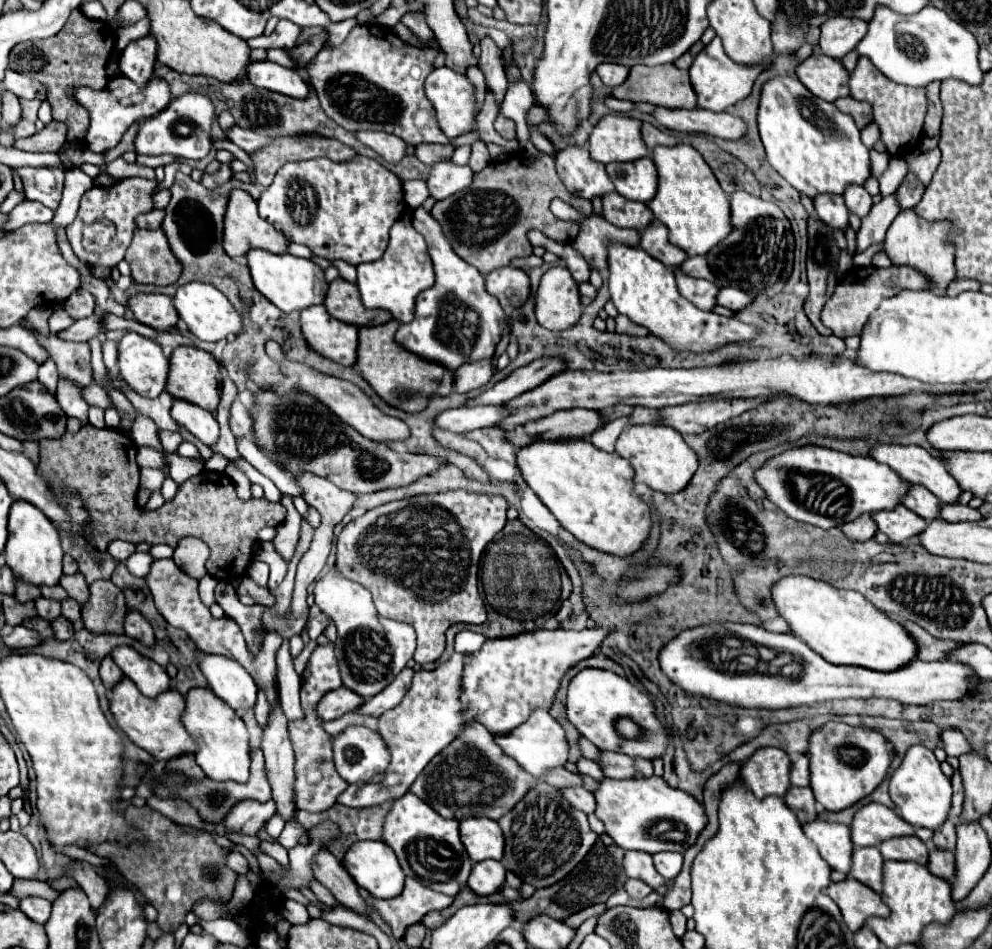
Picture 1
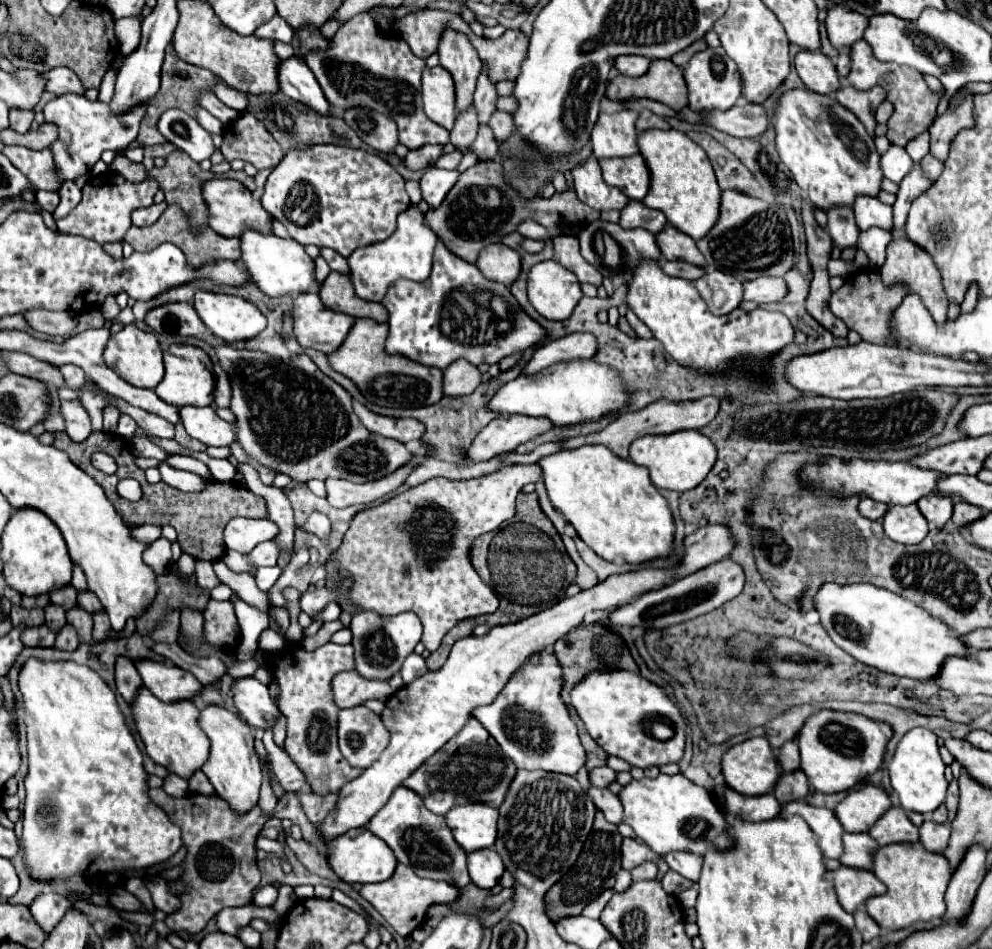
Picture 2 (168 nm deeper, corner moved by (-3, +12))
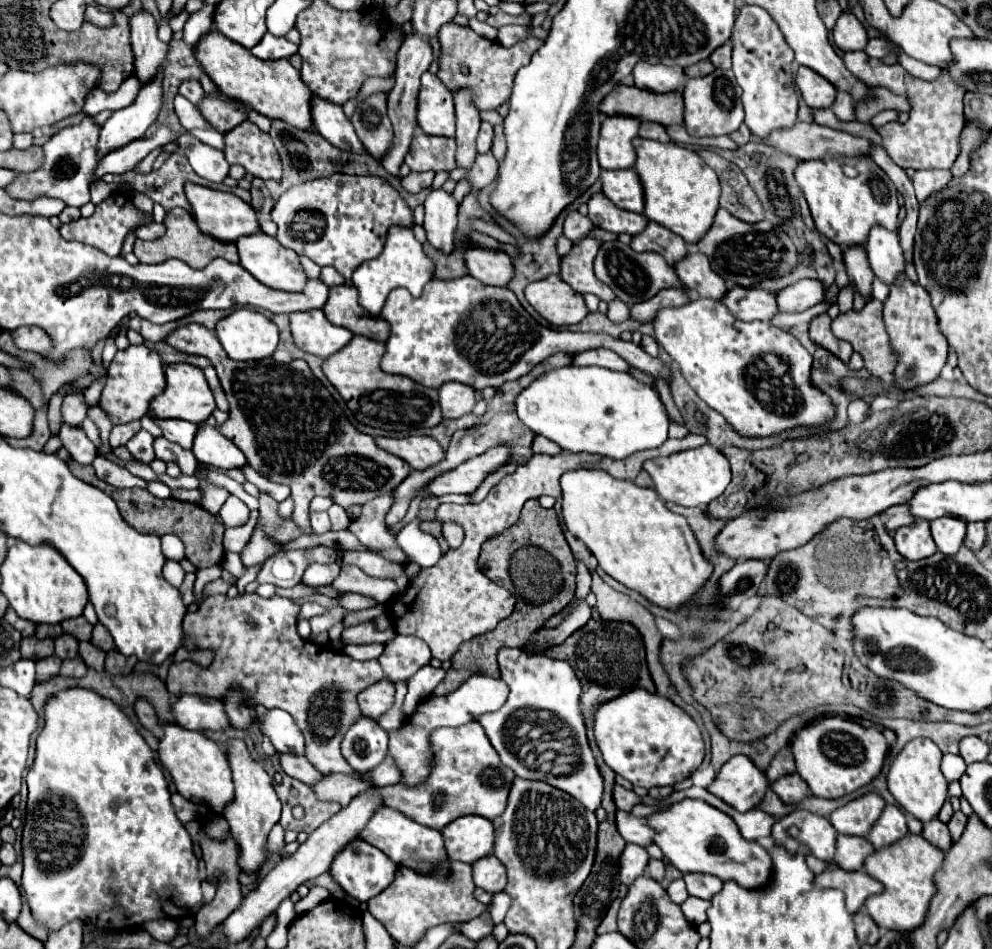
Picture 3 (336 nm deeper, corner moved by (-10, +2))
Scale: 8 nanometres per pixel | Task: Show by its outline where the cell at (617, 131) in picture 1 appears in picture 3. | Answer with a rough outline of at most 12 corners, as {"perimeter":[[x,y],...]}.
{"perimeter":[[606,117],[598,141],[602,169],[636,163],[640,121]]}

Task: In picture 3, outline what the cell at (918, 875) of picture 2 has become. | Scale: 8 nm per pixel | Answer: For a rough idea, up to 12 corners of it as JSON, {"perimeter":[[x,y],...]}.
{"perimeter":[[922,835],[864,861],[884,893],[864,905],[902,933],[926,921],[944,853]]}

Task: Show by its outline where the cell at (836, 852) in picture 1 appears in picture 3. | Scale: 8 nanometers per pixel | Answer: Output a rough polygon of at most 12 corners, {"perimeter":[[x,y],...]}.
{"perimeter":[[810,811],[772,827],[774,843],[822,861],[836,855],[838,831]]}

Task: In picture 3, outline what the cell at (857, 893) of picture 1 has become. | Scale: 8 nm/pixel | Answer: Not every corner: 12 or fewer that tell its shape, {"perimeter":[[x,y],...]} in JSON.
{"perimeter":[[828,869],[816,875],[818,887],[840,889],[848,913],[880,895],[884,885],[864,871]]}

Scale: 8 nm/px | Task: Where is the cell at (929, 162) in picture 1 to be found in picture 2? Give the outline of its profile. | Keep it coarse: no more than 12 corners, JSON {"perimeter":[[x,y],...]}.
{"perimeter":[[973,93],[931,125],[931,155],[945,161],[953,137],[973,125]]}

